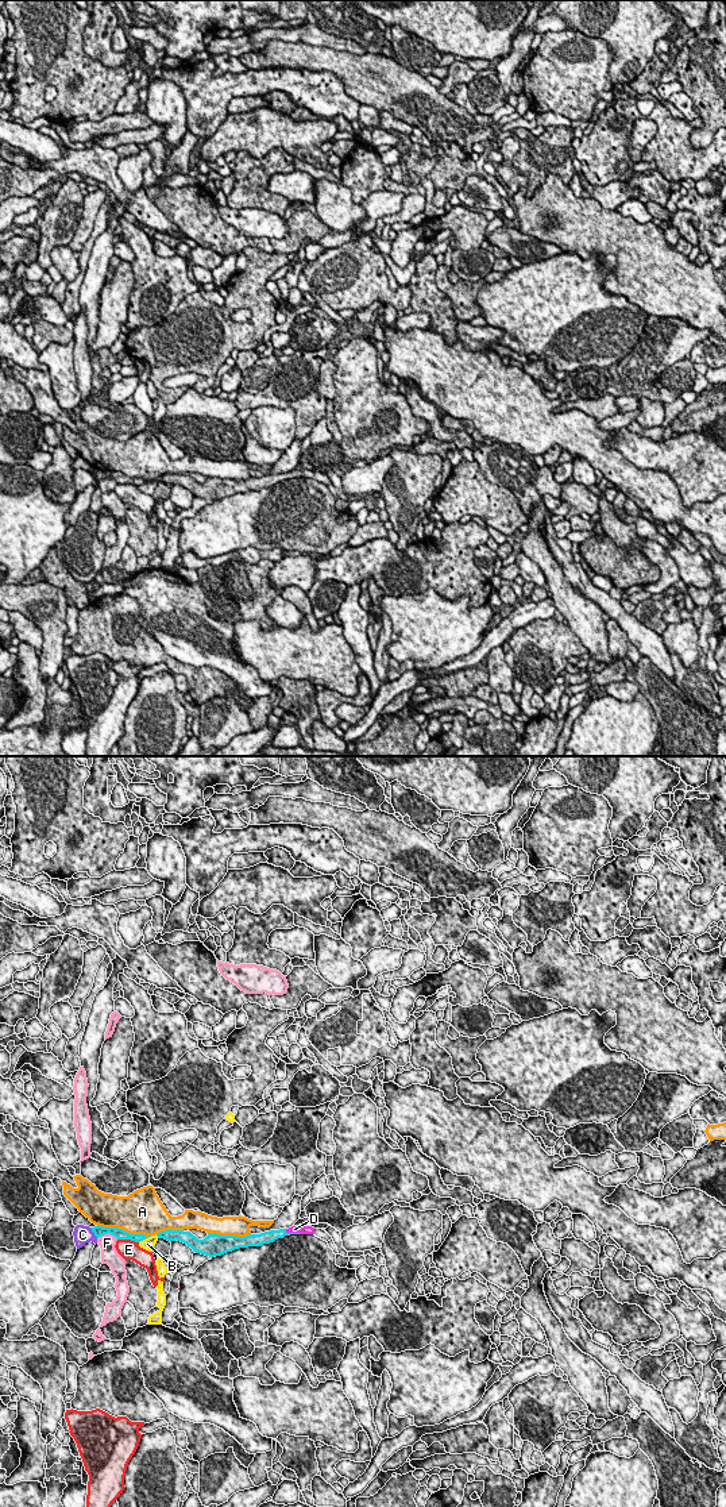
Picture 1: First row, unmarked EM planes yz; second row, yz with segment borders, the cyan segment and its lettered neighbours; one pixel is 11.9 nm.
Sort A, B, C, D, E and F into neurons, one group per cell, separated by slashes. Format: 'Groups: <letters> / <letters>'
Groups: A / B / C / D / E / F

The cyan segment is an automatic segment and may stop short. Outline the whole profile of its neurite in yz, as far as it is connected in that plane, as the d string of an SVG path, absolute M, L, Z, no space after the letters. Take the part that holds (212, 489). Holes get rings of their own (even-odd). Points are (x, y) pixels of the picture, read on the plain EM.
M291 470L289 473L270 474L260 478L250 478L246 481L220 479L216 477L208 477L208 479L204 483L198 483L190 475L171 473L161 475L157 479L158 482L165 482L170 486L175 483L181 485L190 490L196 497L215 501L239 492L260 490L263 487L270 487L278 482L283 482L285 479L290 478L314 478L316 481L327 486L332 483L332 481L325 474L314 473L312 470Z

